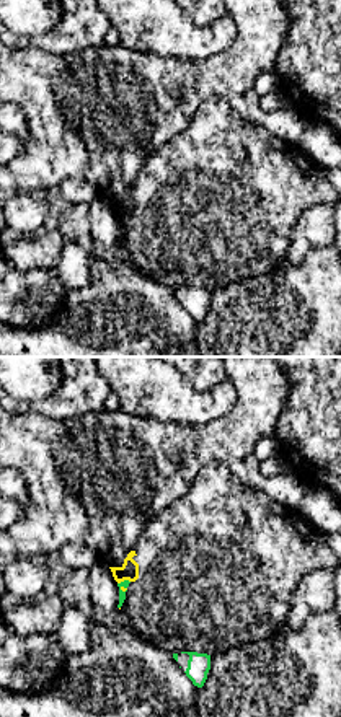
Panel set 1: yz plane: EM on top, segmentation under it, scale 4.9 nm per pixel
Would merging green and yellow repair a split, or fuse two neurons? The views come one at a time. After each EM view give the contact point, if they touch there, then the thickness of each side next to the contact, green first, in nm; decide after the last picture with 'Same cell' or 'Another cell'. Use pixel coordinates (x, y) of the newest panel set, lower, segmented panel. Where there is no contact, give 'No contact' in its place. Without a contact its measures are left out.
Touches green at (119, 584). Thickness 40 nm (green) against 90 nm

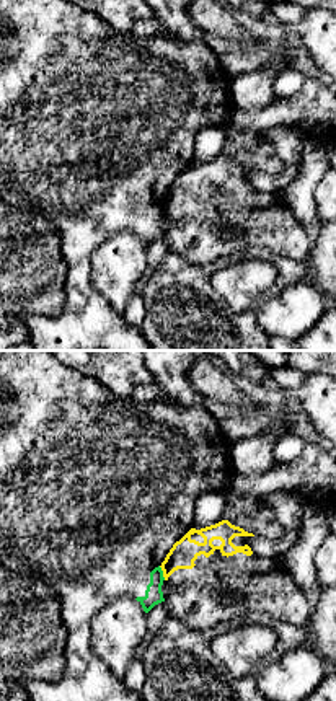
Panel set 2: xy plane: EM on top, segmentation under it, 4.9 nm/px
Touches green at (162, 573). Thickness 90 nm (green) against 130 nm

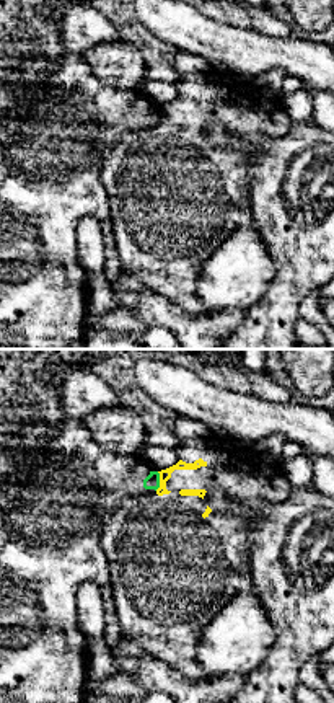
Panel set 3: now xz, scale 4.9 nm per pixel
Touches green at (158, 481). Thickness 80 nm (green) against 60 nm

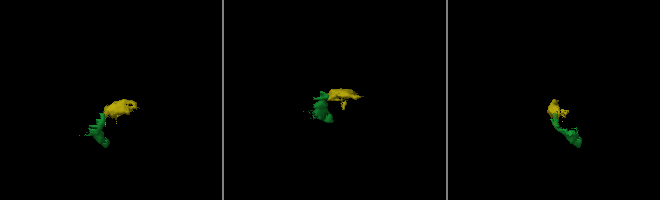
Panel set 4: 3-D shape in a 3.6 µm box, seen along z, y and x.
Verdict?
Another cell

